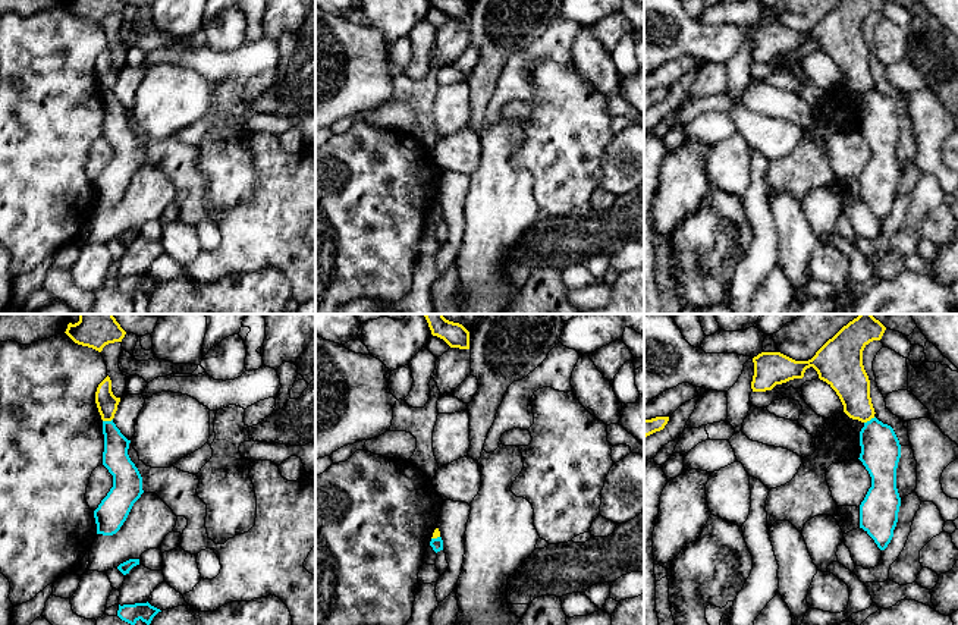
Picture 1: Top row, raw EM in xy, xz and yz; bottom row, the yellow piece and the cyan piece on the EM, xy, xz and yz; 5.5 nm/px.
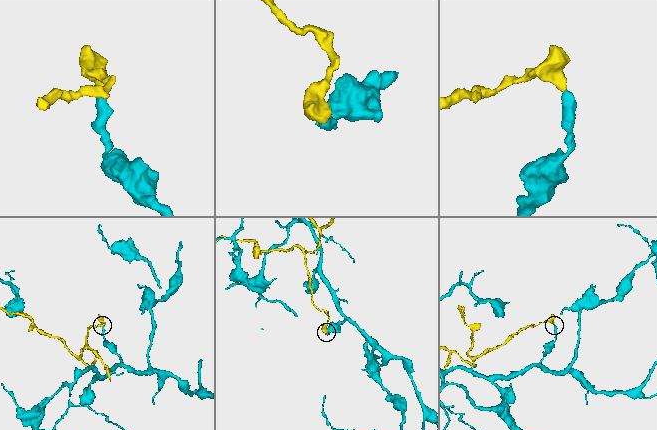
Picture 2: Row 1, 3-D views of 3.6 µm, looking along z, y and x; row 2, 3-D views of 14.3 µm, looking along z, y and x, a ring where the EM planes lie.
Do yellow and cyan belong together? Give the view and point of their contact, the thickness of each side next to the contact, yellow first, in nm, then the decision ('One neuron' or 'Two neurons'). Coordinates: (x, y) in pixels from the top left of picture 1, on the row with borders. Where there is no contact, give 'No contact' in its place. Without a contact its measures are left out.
Touches yellow at yz (869, 420). Thickness 200 nm (yellow) against 220 nm. Two neurons

